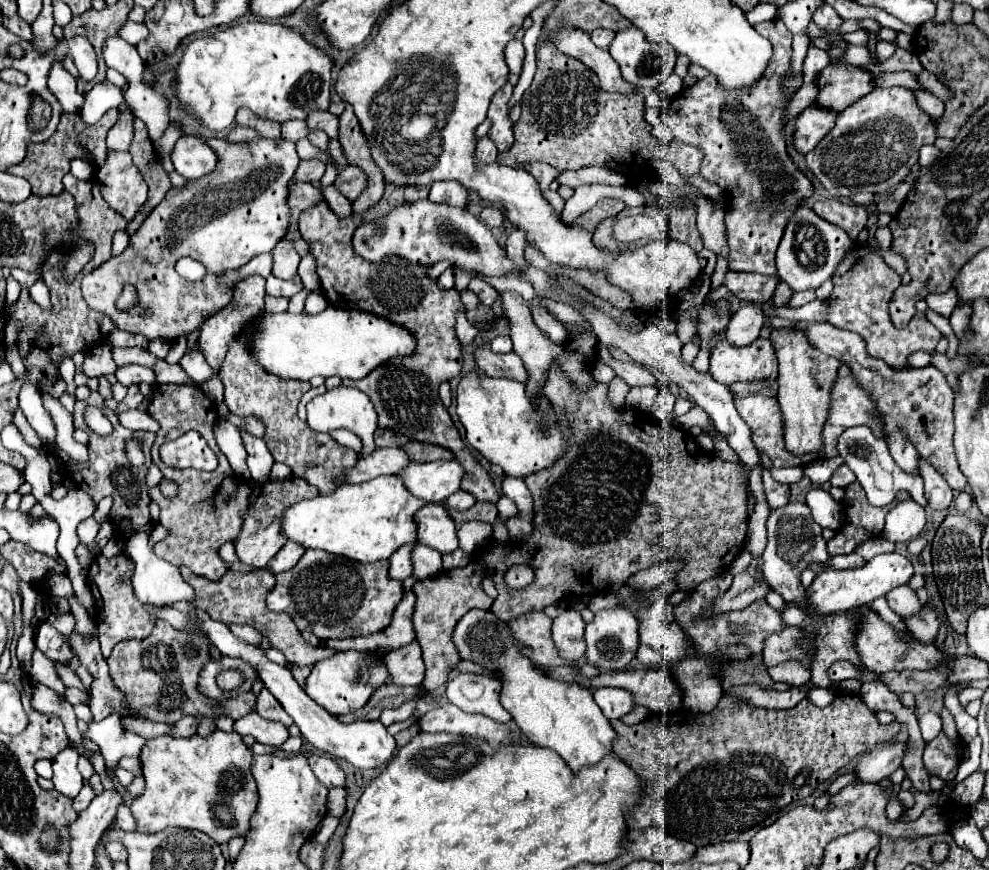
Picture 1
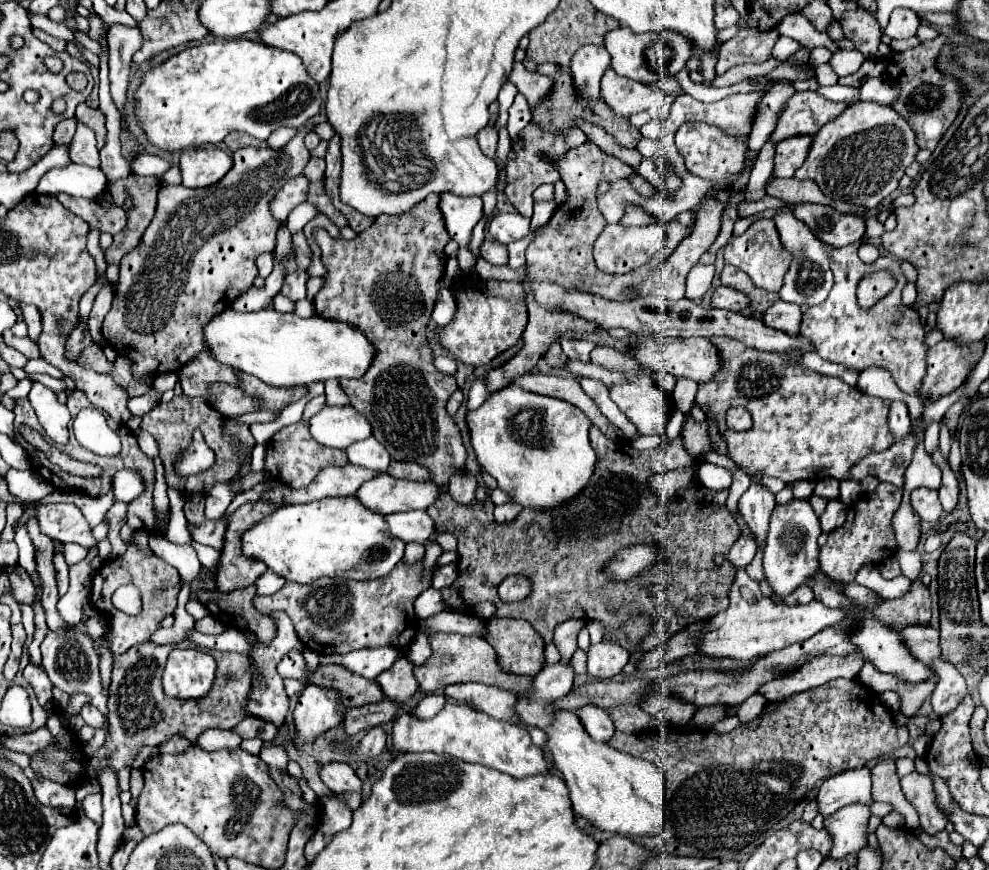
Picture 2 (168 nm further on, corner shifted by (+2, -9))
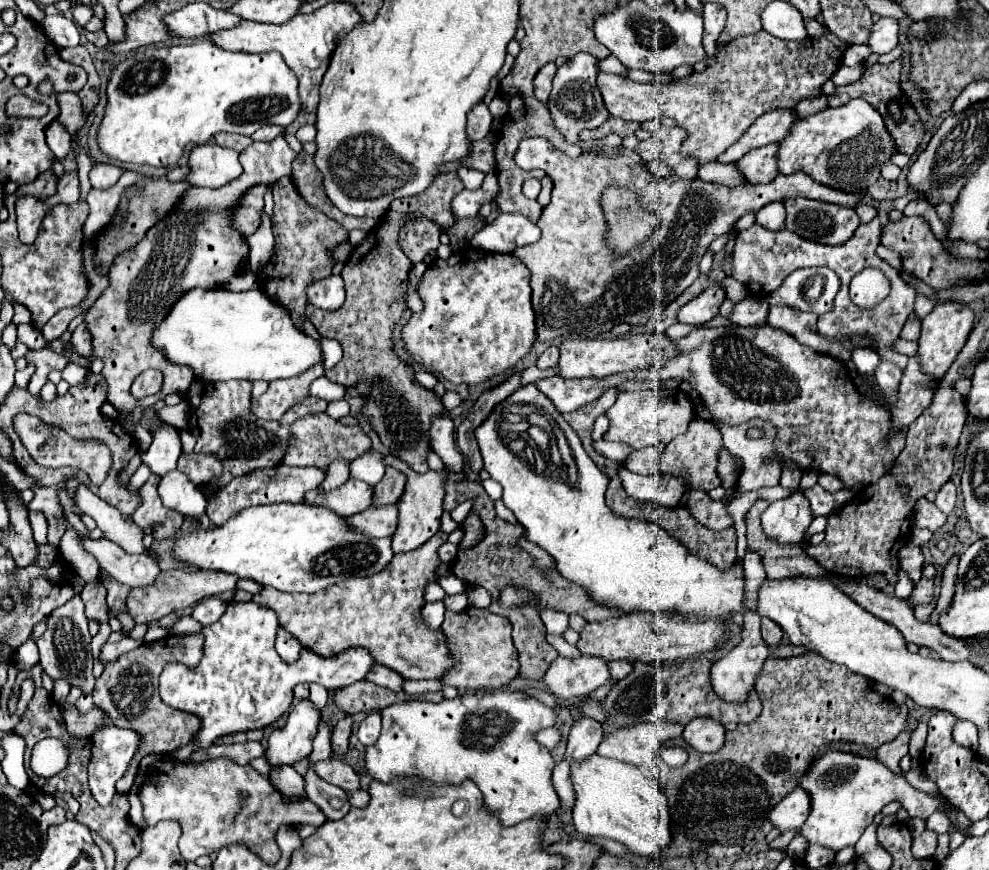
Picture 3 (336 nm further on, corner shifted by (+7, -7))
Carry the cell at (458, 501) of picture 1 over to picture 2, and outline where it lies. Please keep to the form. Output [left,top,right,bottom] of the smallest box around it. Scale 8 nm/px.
[448,470,476,504]

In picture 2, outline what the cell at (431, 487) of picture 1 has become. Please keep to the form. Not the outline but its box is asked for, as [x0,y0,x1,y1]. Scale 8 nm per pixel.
[356,474,442,514]

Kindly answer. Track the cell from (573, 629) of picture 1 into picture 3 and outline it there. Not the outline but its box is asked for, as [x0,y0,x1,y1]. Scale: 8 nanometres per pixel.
[365,690,559,826]

